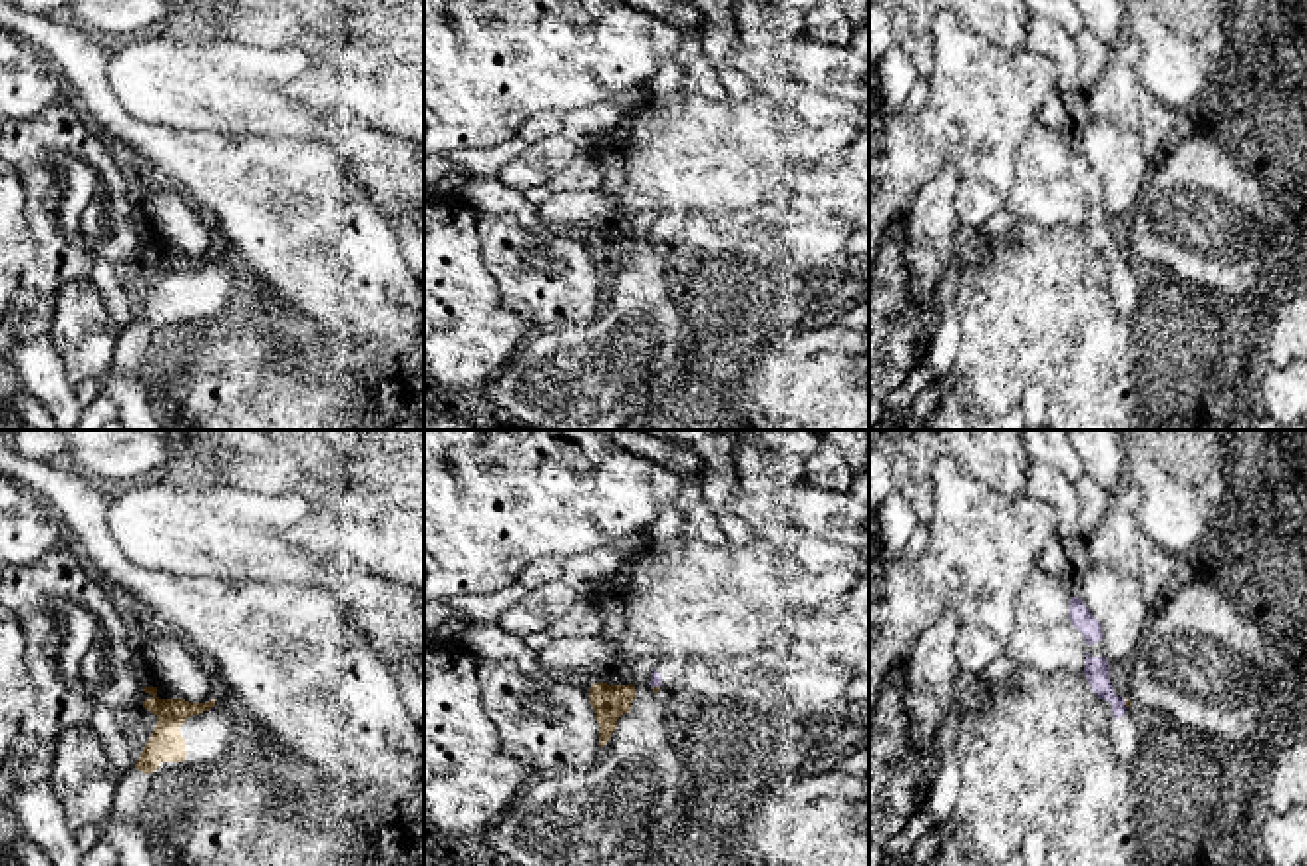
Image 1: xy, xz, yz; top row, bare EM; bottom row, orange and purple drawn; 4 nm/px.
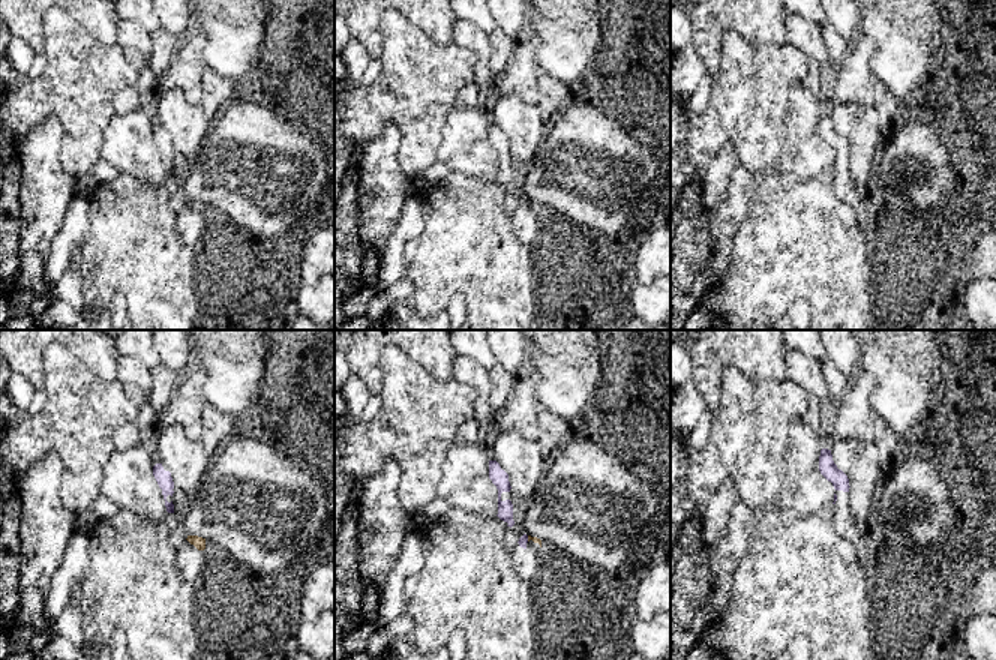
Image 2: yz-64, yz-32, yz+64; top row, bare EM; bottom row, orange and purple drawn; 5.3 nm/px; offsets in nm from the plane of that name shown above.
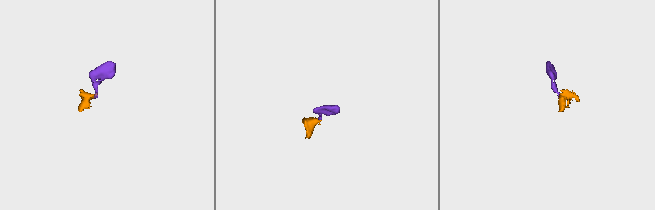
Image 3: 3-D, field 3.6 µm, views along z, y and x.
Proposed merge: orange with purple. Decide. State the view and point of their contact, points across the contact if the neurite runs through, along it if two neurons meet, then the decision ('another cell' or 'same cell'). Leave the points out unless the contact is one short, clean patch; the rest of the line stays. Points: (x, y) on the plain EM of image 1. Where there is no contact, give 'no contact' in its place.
meets orange in yz at (1126, 257); border along yz (1124, 253), (1126, 261); another cell

